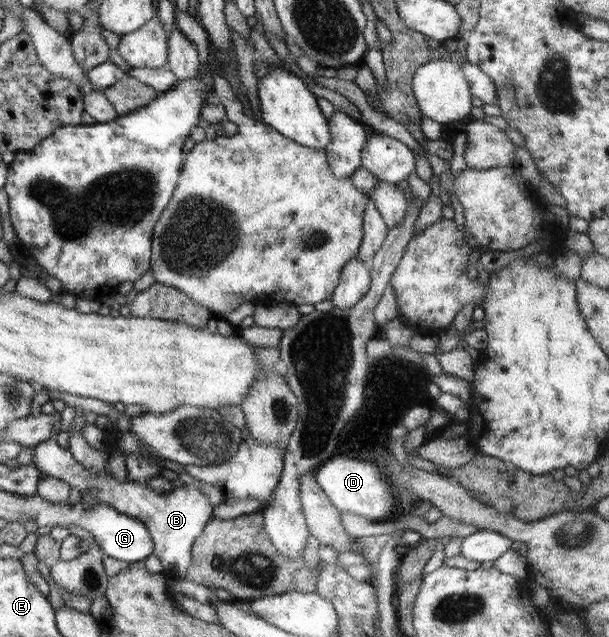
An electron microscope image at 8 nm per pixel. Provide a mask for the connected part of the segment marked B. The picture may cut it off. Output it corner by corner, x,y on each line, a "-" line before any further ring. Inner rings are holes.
55,436
46,442
32,446
34,448
33,465
39,468
43,476
59,478
72,488
77,488
81,496
91,494
102,504
113,506
120,514
140,520
152,538
153,554
162,562
163,570
183,579
192,562
192,546
202,534
202,530
213,519
213,506
209,498
195,485
175,487
166,494
160,494
143,484
134,481
119,482
110,471
95,473
78,462
72,453
56,443

